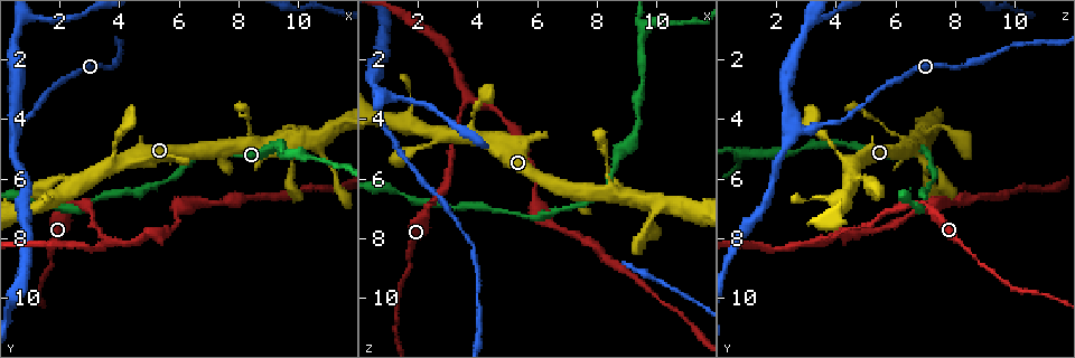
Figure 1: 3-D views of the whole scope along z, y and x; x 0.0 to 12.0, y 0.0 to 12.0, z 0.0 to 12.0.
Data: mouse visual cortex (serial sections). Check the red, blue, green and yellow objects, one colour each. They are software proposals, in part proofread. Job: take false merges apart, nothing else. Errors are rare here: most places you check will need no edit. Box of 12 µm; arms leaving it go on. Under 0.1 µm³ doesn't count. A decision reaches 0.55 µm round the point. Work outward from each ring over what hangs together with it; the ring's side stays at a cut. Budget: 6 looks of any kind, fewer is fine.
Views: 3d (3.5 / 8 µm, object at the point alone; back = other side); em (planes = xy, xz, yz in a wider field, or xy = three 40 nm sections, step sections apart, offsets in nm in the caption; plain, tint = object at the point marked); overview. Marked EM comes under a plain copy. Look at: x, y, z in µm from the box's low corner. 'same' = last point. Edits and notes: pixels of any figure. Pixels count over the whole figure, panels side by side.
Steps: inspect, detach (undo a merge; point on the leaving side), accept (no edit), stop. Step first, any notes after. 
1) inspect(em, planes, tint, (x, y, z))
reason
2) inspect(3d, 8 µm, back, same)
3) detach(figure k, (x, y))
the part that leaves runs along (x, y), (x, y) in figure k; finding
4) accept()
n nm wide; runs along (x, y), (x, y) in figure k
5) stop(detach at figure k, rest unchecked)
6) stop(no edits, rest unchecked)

inspect(3d, 3.5 µm, (5.1, 6.3, 7.2))
thin neck

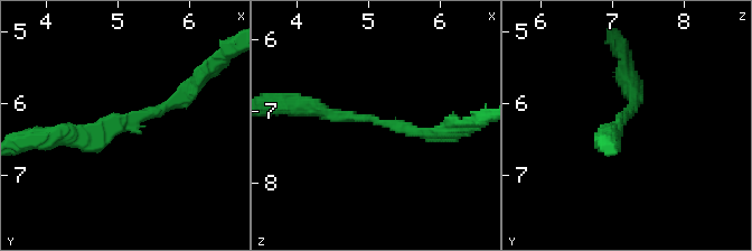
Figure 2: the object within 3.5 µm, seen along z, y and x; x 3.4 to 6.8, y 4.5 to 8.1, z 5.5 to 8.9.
inspect(em, xy, step 1, tint, (5.10, 6.20, 7.15))
arms of 200, 200 nm

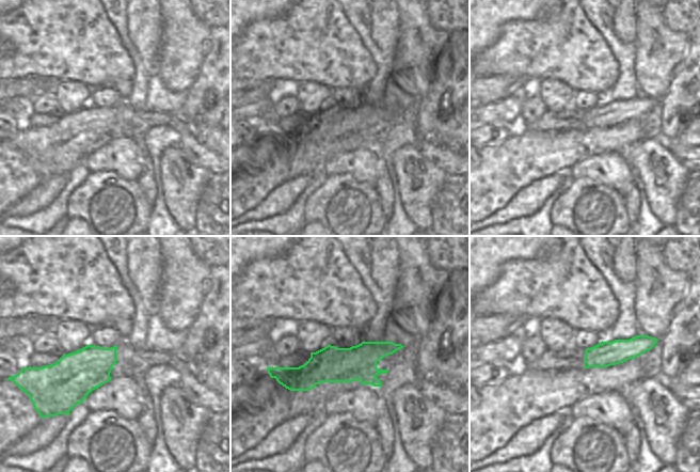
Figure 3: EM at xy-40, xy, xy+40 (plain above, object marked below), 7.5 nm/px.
accept()
runs along (398, 346), (312, 373), (281, 370) in figure 3; one cell here

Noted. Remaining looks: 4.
inspect(3d, 3.5 µm, (9.6, 5.2, 1.0))
three-way junction

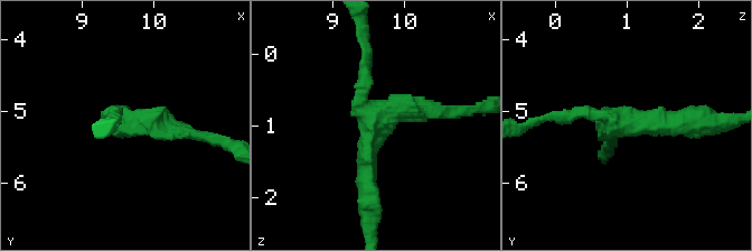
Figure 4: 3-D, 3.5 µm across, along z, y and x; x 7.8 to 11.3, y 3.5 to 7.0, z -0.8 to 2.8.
inspect(em, xy, step 1, tint, (9.60, 5.20, 0.90))
3 arms; arms of 200, 200, 300 nm

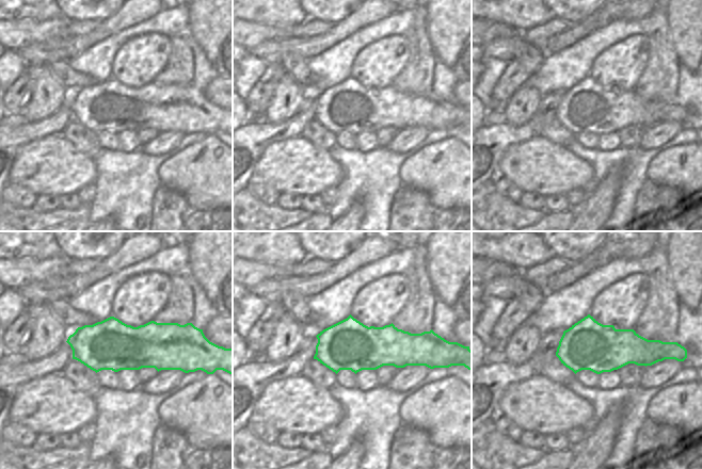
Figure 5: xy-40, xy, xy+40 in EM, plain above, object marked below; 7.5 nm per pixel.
accept()
all the same cell

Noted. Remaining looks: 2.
inspect(3d, 3.5 µm, (3.6, 8.1, 3.4))
abrupt turn

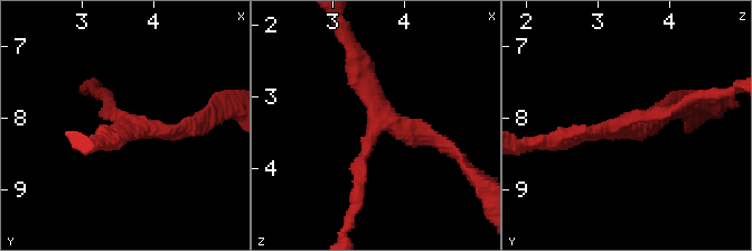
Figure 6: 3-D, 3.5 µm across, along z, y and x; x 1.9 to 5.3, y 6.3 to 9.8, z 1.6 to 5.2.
inspect(em, xy, step 1, tint, (3.70, 8.05, 3.35))
3 arms; arms of 150, 200, 200 nm

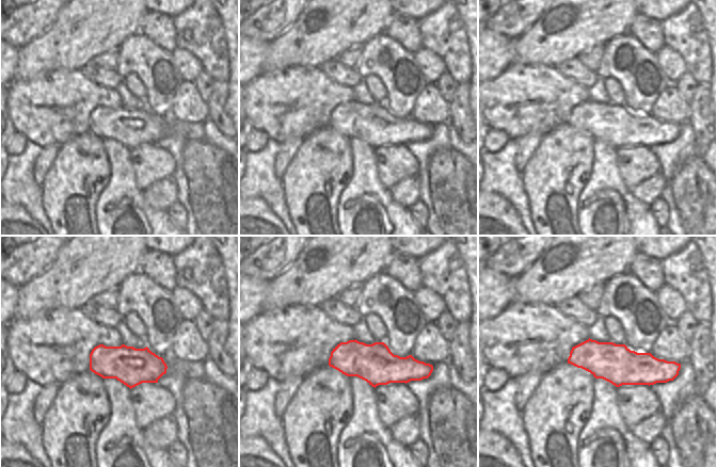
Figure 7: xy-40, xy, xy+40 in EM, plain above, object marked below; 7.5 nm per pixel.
accept()
runs along (357, 184), (384, 121), (445, 147) in figure 6; continuous, no second cell

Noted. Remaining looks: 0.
stop(no edits, rest unchecked)

